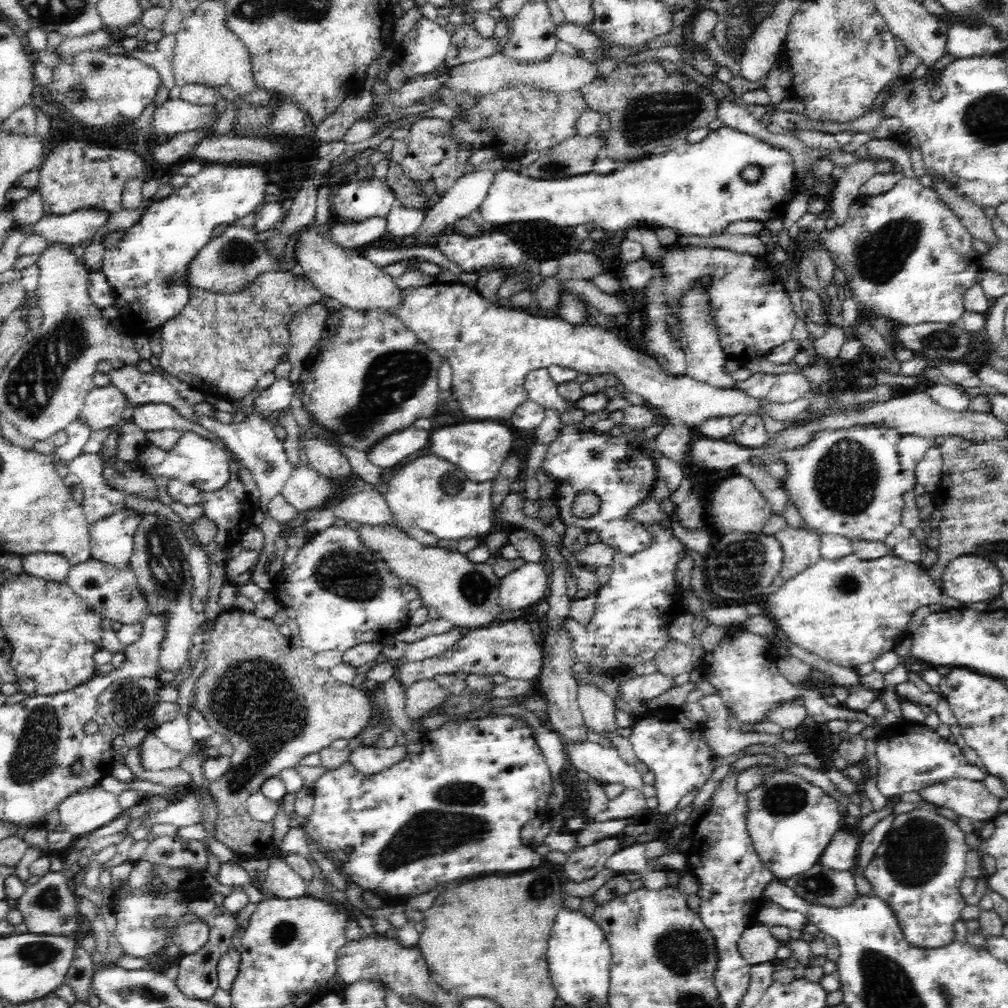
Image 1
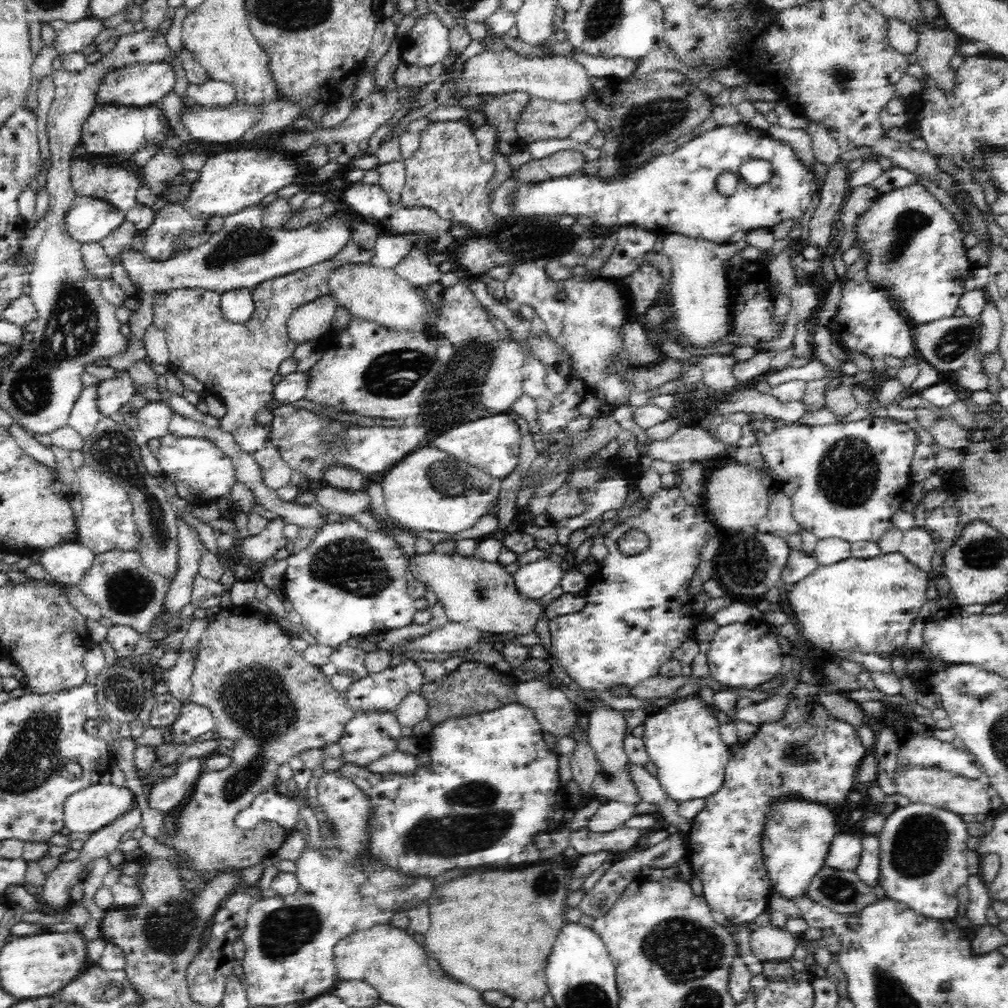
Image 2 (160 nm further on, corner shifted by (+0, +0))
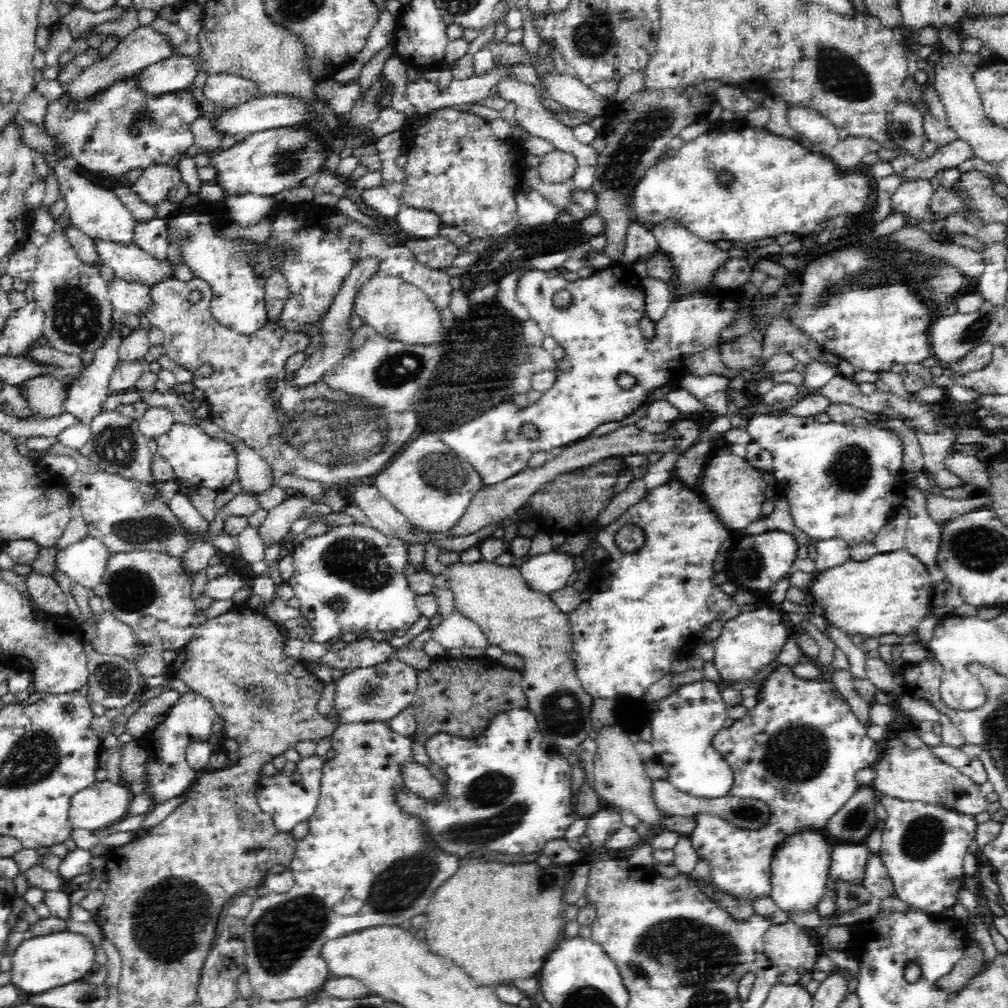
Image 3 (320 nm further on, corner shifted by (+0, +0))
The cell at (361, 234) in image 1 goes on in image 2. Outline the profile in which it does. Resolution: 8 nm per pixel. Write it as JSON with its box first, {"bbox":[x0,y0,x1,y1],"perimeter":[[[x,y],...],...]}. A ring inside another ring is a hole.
{"bbox":[109,204,352,371],"perimeter":[[[262,204],[246,209],[242,213],[225,218],[221,230],[214,233],[210,241],[197,248],[180,252],[170,261],[150,263],[138,253],[130,253],[130,247],[122,250],[120,263],[125,269],[124,281],[133,293],[141,298],[141,307],[130,318],[130,333],[126,336],[128,350],[109,358],[109,364],[116,371],[126,371],[129,364],[144,360],[147,352],[144,334],[153,326],[153,294],[181,288],[202,288],[219,295],[237,288],[255,289],[261,282],[302,270],[309,266],[332,260],[348,242],[352,242],[352,231],[348,221],[338,217],[324,222],[304,226],[298,230],[268,229],[264,227]]]}

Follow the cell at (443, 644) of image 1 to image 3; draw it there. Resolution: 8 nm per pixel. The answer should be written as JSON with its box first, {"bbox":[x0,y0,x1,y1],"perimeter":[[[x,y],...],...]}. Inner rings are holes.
{"bbox":[431,610,491,652],"perimeter":[[[456,610],[433,629],[431,638],[446,651],[452,648],[474,648],[485,652],[491,645],[480,626],[472,619],[460,616]]]}

